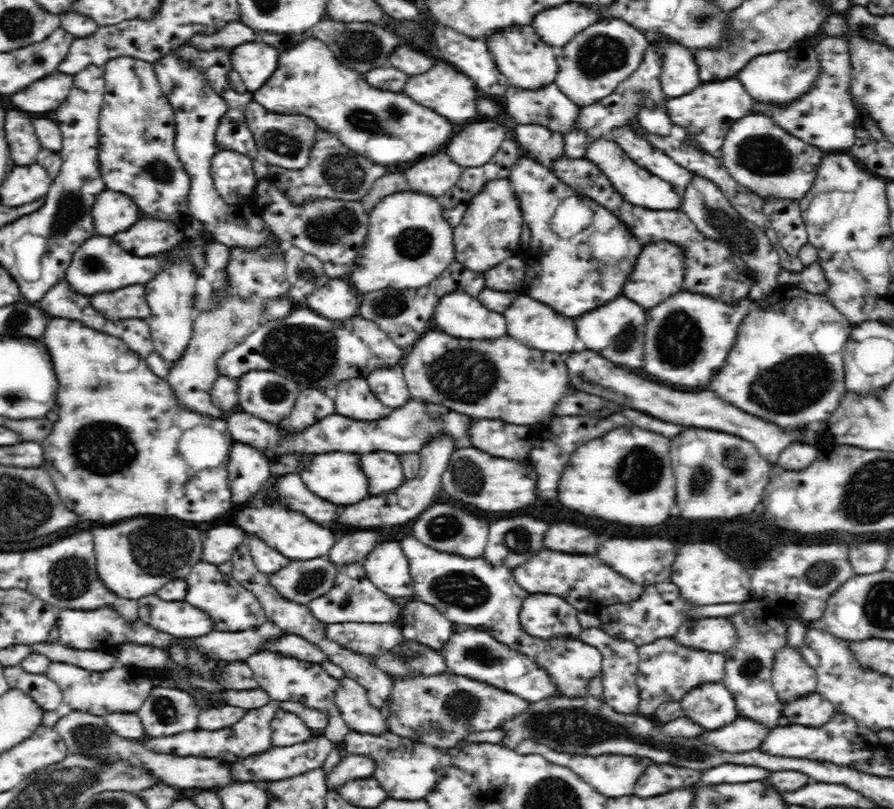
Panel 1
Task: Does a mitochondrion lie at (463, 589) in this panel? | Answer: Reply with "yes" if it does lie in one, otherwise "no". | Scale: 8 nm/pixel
yes

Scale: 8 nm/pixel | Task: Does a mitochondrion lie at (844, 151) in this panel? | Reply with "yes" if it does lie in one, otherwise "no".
no

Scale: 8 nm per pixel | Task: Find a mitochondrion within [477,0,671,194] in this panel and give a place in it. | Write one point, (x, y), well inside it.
(601, 53)

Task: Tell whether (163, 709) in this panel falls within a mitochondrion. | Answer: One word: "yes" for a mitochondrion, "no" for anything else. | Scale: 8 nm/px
yes

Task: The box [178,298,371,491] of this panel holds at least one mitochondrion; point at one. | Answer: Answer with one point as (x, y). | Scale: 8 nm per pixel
(308, 353)

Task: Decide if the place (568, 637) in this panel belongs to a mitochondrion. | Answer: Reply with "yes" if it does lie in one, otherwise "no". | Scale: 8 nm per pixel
no

